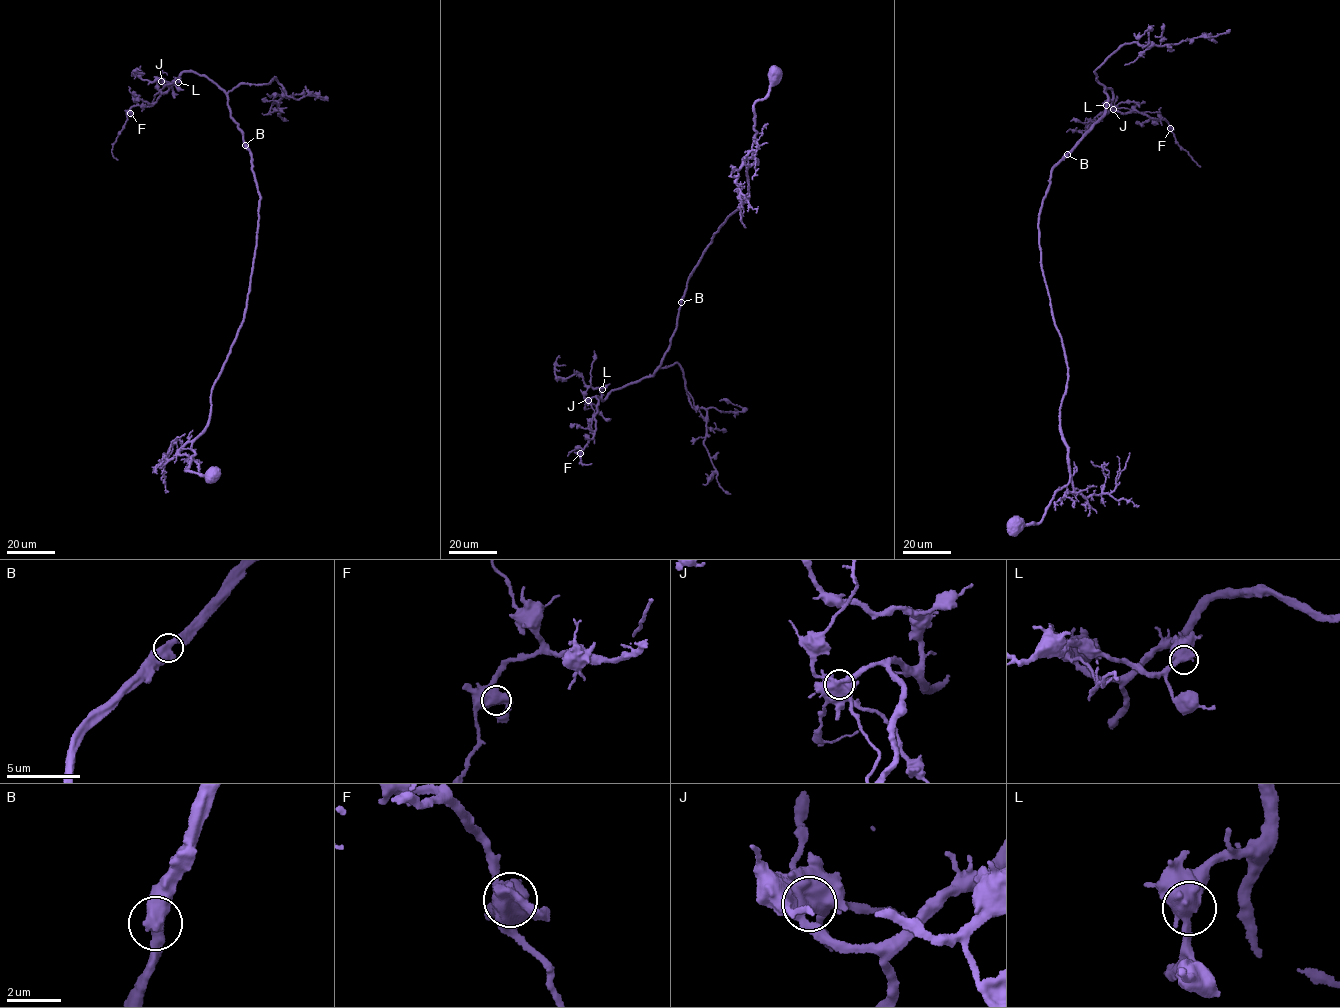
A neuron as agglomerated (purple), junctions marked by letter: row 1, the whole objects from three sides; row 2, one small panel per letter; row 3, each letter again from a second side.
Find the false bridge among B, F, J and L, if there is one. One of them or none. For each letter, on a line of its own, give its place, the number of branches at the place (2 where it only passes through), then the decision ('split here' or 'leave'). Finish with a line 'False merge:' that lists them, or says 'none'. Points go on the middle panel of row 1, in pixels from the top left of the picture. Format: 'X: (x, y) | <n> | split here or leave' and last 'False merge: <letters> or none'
B: (681, 302) | 2 | leave
F: (580, 453) | 2 | leave
J: (588, 400) | 2 | split here
L: (602, 389) | 2 | leave
False merge: J

